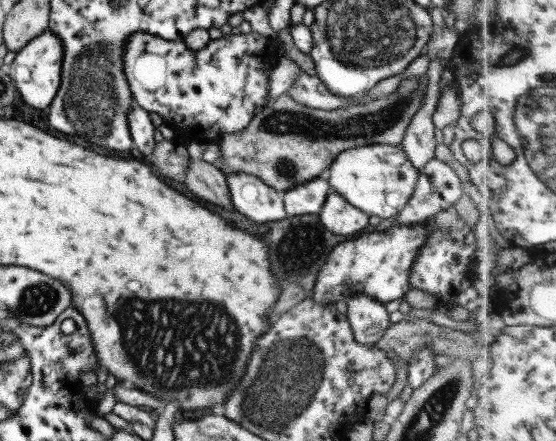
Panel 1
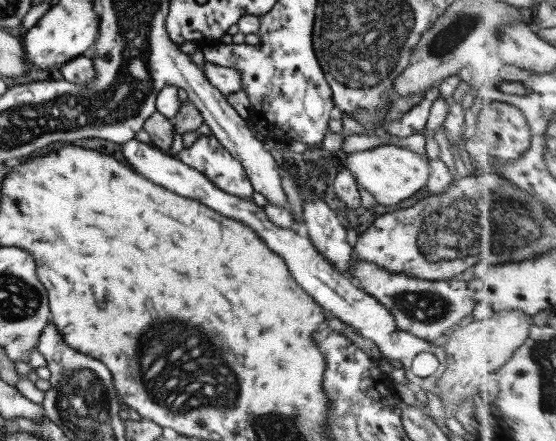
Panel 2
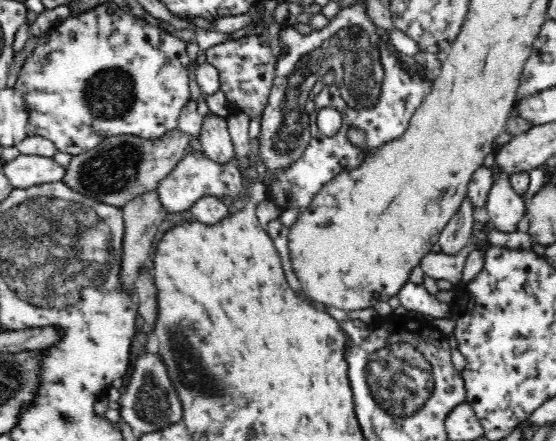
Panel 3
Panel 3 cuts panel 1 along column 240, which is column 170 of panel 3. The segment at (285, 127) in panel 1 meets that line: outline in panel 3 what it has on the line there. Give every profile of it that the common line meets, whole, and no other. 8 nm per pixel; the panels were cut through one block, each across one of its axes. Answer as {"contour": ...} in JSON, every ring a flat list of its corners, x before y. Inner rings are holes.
{"contour":[[176,127,156,140,146,140,134,134,102,139,96,148,71,158,63,182,88,198,122,209,137,196,155,190,162,178,186,156,184,154,191,146,192,138]]}

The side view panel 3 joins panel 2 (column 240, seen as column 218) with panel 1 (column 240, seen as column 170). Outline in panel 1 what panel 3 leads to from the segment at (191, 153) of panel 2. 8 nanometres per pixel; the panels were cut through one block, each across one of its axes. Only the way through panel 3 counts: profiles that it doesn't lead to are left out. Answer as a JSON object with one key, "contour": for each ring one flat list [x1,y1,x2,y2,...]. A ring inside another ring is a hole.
{"contour":[[252,174,226,176,227,190,234,210,257,222,281,220,287,216,277,191]]}

